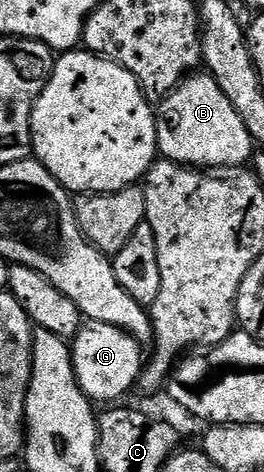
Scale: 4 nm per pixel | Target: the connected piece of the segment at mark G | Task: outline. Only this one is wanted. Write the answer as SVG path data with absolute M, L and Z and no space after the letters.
M83 322L80 333L76 333L76 337L69 344L69 349L70 361L74 366L74 377L78 387L91 404L117 404L114 402L124 398L139 382L144 366L143 346L116 325Z

